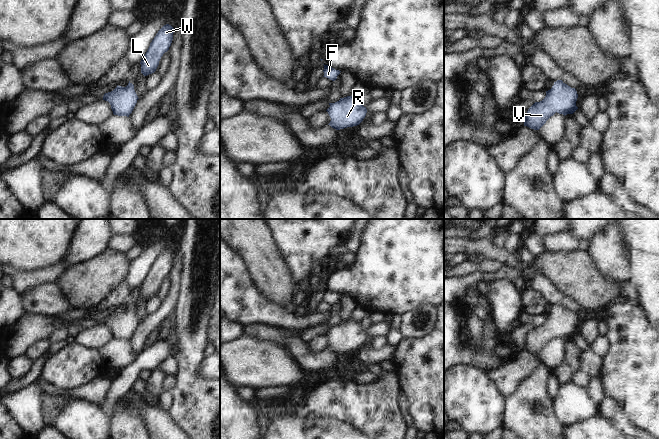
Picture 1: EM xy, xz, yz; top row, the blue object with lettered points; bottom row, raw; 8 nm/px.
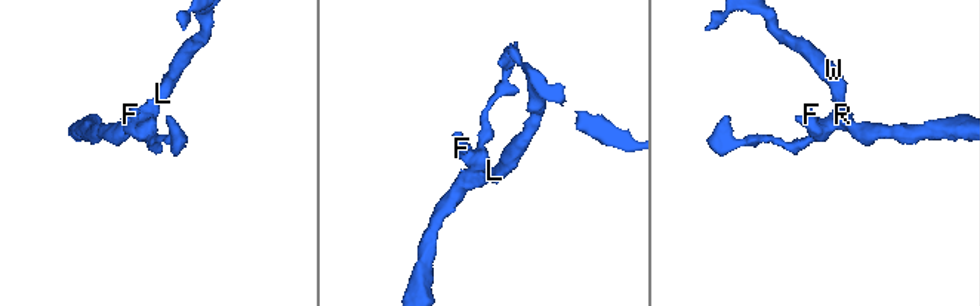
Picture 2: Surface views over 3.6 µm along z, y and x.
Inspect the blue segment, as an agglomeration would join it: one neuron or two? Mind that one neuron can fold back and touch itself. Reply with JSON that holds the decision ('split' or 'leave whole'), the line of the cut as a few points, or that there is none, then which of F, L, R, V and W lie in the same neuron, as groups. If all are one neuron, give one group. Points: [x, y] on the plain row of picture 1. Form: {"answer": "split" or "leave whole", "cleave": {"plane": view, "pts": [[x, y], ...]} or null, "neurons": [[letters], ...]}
{"answer": "leave whole", "cleave": null, "neurons": [["F", "L", "R", "V", "W"]]}

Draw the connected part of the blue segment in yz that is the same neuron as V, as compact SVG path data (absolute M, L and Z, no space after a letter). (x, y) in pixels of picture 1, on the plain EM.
M557 304L552 312L546 315L545 322L540 326L535 326L528 333L524 350L539 354L556 336L564 340L573 338L578 333L577 322L578 318L575 312L571 312L562 304Z

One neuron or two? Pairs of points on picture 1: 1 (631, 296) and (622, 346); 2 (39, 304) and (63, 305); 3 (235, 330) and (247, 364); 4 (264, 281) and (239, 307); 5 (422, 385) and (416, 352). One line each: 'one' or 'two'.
1: two
2: one
3: two
4: two
5: one

